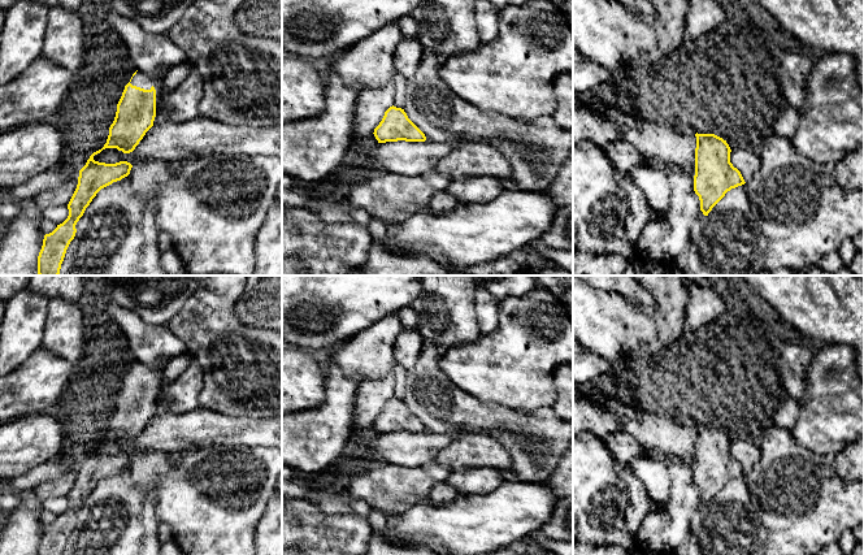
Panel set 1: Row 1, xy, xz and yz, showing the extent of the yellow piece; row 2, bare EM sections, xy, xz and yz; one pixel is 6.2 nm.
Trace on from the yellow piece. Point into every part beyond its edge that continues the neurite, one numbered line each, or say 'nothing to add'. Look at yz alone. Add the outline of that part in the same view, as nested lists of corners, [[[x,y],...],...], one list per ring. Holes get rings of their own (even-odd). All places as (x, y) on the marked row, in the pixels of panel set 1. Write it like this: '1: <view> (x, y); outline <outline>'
nothing to add

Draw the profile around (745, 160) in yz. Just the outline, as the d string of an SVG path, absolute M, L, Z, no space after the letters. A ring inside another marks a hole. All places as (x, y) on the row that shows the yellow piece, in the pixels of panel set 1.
M737 147L730 152L730 162L741 172L744 182L748 182L760 168L761 160L751 149Z

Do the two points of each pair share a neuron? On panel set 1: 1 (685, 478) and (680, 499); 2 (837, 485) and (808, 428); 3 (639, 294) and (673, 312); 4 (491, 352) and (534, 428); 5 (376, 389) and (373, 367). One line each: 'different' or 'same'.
1: same
2: different
3: different
4: different
5: different

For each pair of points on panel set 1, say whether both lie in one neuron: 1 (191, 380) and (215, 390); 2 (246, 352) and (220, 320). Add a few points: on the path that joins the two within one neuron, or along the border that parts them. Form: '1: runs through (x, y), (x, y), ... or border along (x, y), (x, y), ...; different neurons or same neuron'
1: border along (194, 359), (203, 373), (199, 406); different neurons
2: runs through (238, 345), (222, 328); same neuron

